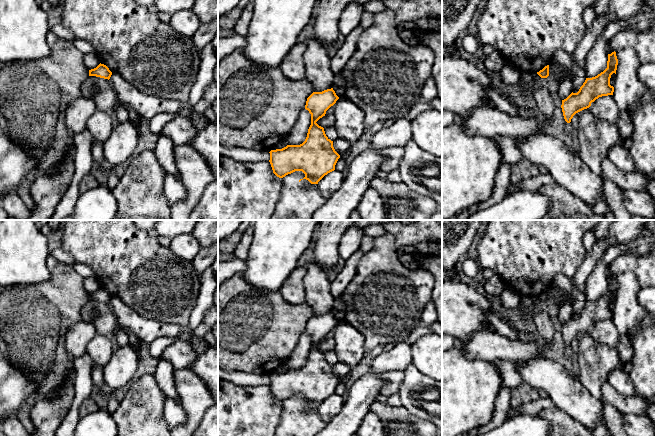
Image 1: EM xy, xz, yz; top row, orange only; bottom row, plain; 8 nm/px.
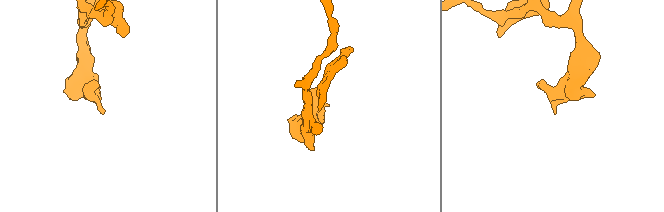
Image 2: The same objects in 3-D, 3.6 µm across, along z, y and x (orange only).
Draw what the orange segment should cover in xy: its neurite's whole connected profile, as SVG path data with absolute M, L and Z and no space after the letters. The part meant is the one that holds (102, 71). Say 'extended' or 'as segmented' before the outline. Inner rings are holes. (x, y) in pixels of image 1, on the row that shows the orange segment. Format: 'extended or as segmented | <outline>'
as segmented | M99 64L96 68L89 70L89 76L96 76L104 79L110 79L112 72L104 64Z

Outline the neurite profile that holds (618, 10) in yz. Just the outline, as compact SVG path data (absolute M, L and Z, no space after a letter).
M611 0L608 11L595 16L592 26L585 29L578 46L573 51L569 51L575 64L585 69L587 55L606 27L610 23L635 15L644 4L645 0Z

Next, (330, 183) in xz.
M334 170L325 175L317 184L319 192L329 199L341 187L345 176L341 171Z

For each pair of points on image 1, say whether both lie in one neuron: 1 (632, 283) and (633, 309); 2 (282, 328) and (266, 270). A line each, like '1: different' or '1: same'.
1: same
2: different

